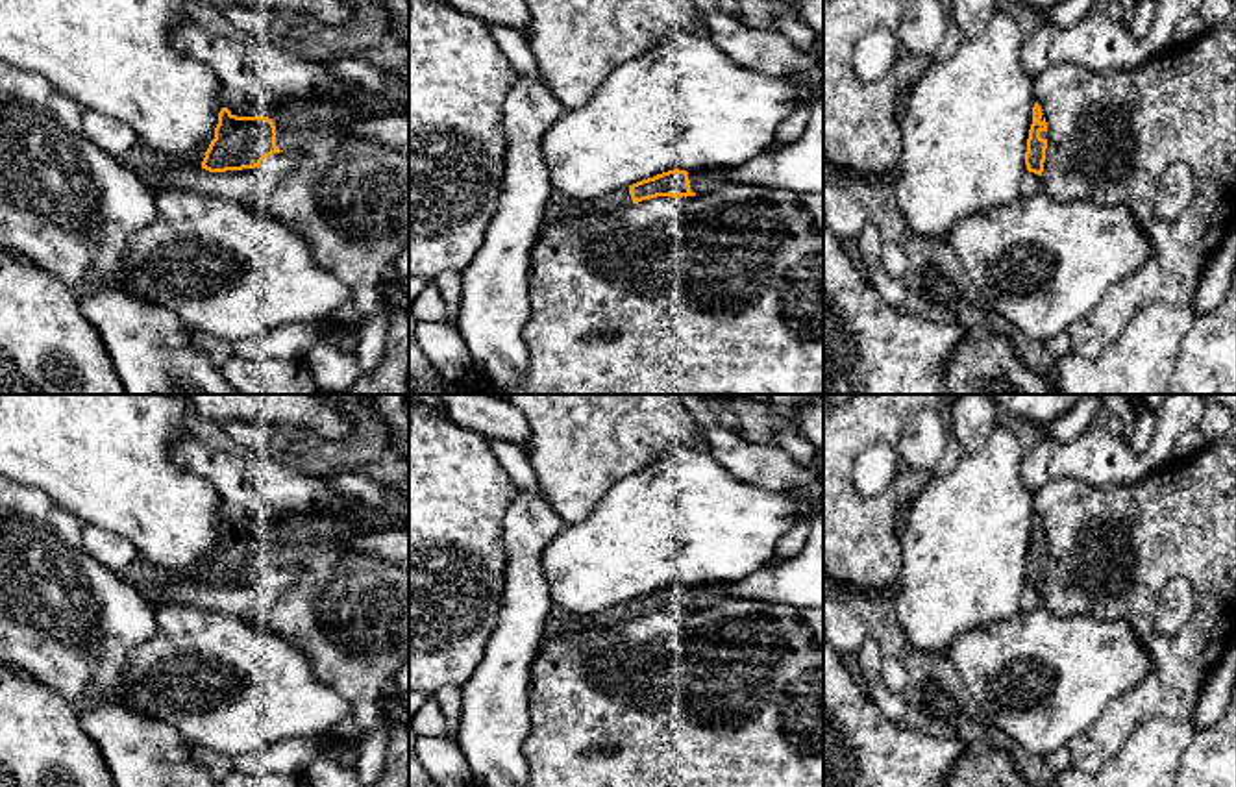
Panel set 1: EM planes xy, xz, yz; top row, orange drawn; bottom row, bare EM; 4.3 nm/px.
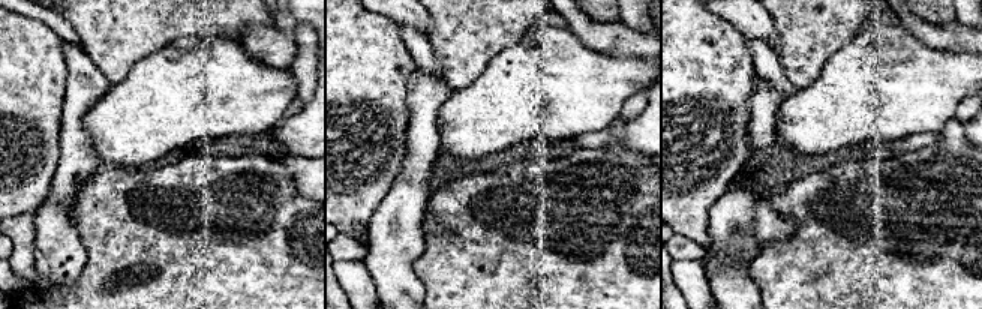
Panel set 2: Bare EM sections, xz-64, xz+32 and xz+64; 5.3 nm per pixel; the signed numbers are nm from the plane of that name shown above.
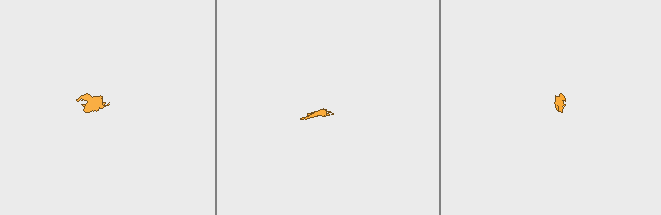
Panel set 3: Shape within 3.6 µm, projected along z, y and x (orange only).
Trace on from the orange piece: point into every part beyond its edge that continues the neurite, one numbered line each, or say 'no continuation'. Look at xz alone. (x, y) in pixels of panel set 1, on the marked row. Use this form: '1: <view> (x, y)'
1: xz (702, 182)
2: xz (557, 208)

